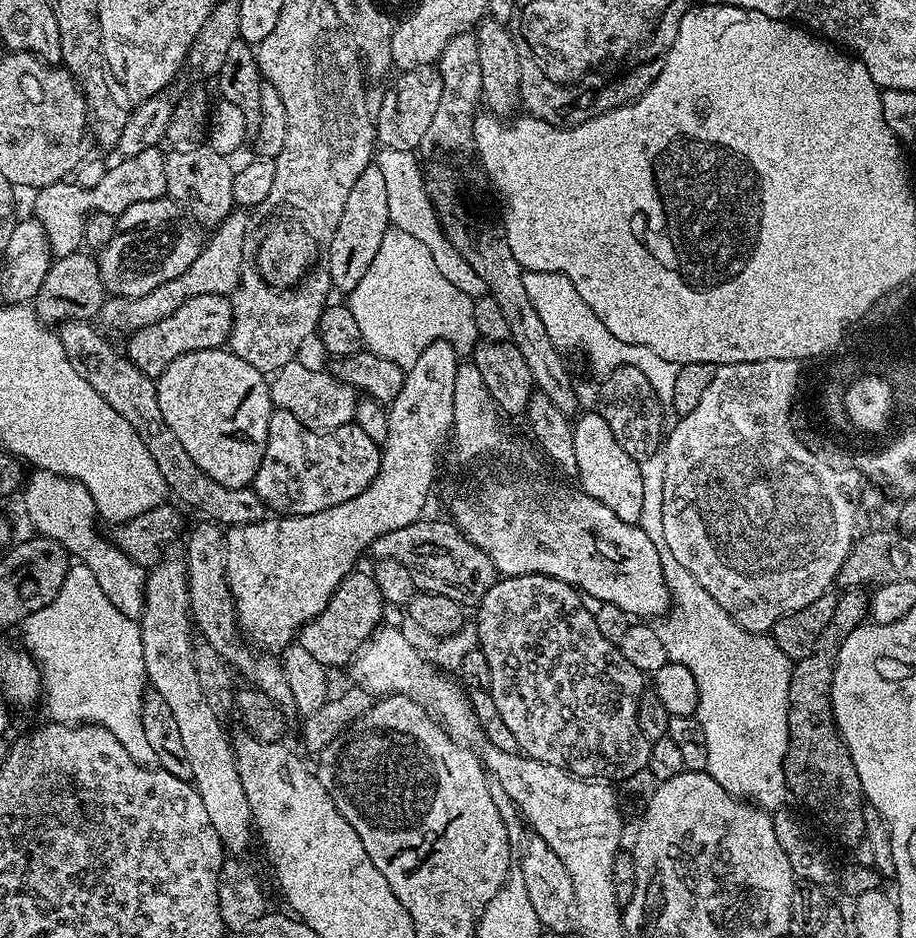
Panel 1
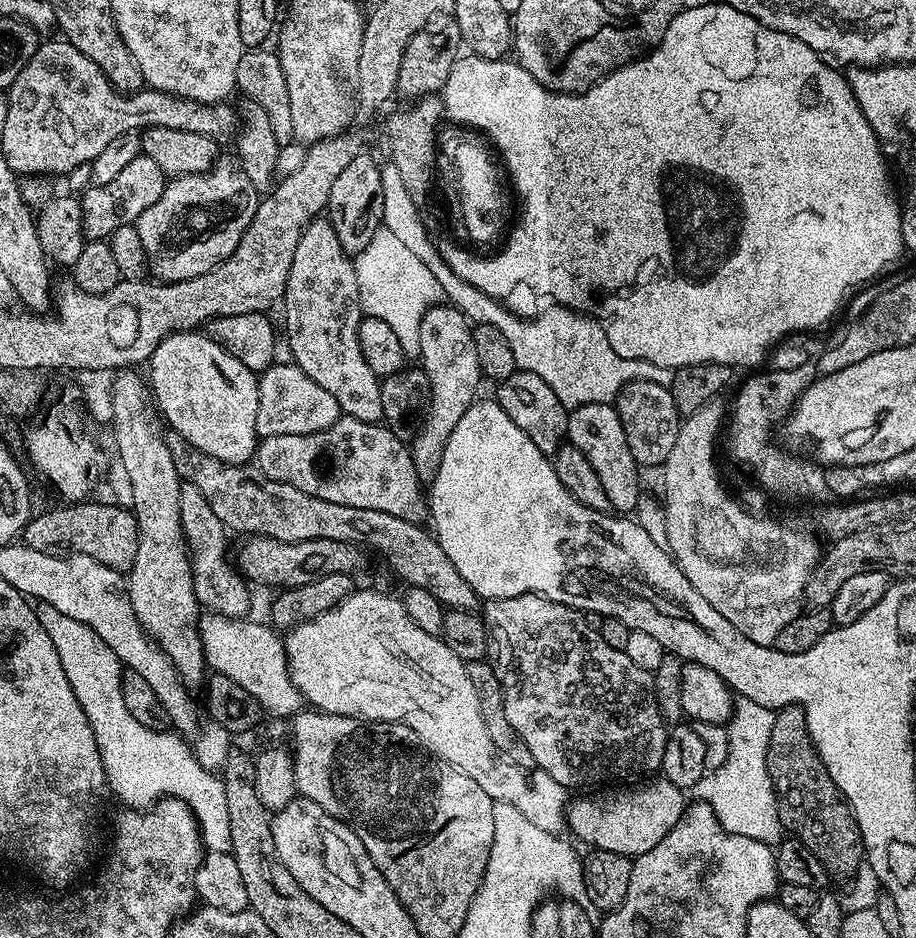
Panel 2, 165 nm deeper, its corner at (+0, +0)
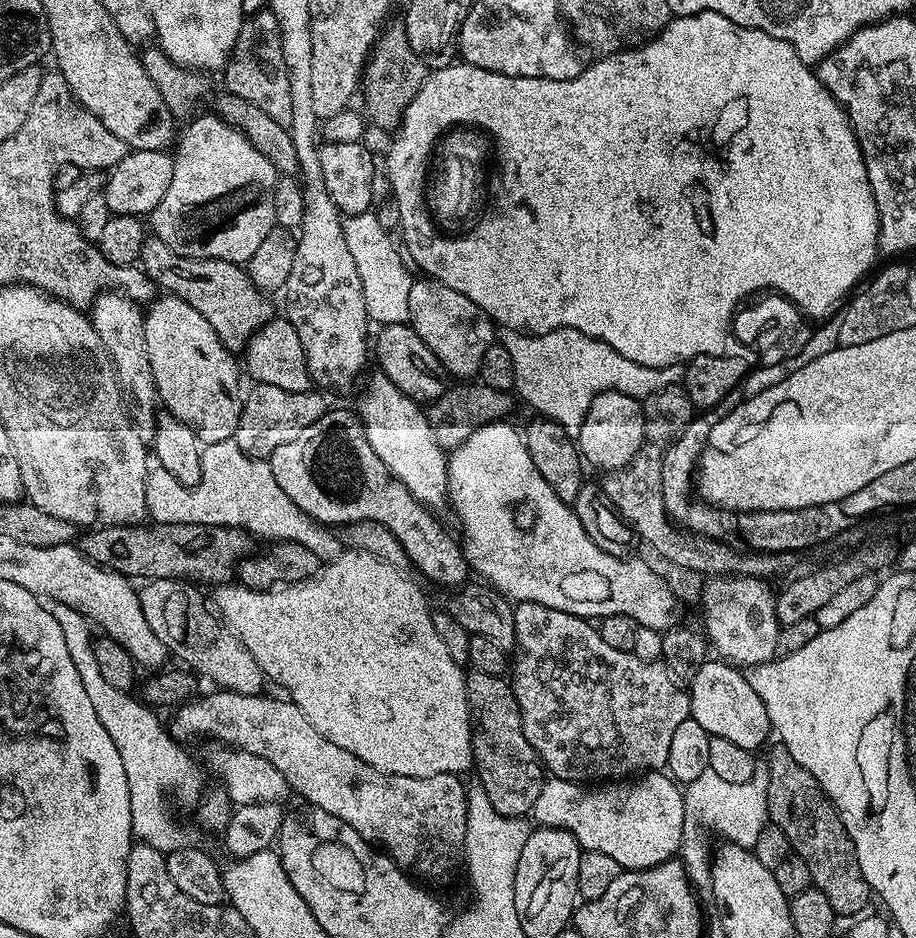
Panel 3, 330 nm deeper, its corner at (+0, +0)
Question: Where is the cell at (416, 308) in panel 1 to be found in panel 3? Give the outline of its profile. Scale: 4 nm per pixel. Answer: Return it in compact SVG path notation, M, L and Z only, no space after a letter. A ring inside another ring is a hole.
M372 210L354 214L343 221L346 250L358 266L358 278L362 278L362 294L366 298L369 321L377 325L406 324L410 310L410 286L414 276L408 272L400 257L401 249L392 241L393 235L381 227Z

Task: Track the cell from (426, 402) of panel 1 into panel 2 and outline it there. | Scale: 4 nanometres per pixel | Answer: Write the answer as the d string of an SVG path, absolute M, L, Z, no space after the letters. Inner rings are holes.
M441 302L436 304L422 318L422 330L420 331L420 354L419 363L424 369L428 379L428 397L426 407L423 409L424 421L416 432L416 437L410 440L410 451L412 461L416 463L416 473L420 475L421 481L431 481L436 475L438 466L442 462L442 454L454 426L458 426L458 418L466 414L466 410L477 399L476 391L480 388L482 377L478 366L478 354L474 351L474 338L472 337L473 325L470 321L455 308L452 304Z

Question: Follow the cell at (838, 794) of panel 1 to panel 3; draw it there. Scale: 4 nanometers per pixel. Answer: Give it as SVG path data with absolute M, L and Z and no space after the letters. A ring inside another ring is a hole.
M783 746L768 756L768 819L786 834L792 844L792 851L809 867L811 887L822 890L830 898L837 917L856 918L865 911L870 897L870 889L858 866L858 854L850 834L846 834L842 818L833 806L832 799L822 790L822 786Z

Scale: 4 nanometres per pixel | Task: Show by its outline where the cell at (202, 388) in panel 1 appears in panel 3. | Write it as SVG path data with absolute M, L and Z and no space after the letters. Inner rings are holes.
M160 294L147 305L144 312L144 333L146 334L146 354L150 356L150 370L154 374L156 395L159 403L174 418L178 418L205 445L231 440L235 437L242 407L240 376L236 373L238 360L228 347L214 334L214 326L194 310L182 298Z

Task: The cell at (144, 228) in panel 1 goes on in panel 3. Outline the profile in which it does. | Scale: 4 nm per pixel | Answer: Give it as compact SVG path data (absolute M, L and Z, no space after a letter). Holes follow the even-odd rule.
M200 116L175 141L174 178L162 202L150 213L151 231L174 254L199 260L225 260L247 265L266 234L277 227L274 190L278 173L270 158L260 153L237 128L220 116Z

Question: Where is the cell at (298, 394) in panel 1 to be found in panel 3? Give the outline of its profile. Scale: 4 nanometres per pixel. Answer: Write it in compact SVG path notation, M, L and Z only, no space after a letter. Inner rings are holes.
M256 384L252 389L247 389L242 400L240 421L236 427L234 439L246 455L254 459L268 460L278 446L286 446L286 442L294 442L306 426L314 426L318 418L322 418L329 411L327 404L316 390L306 392L290 392L278 390L278 386L269 384Z

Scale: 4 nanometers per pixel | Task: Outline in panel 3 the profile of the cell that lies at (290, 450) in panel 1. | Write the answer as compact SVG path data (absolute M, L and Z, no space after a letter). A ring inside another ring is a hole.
M333 407L325 412L314 426L306 426L294 442L286 442L286 446L278 446L270 457L270 463L274 478L277 479L278 486L286 492L286 496L295 506L306 513L310 519L325 526L347 526L350 524L361 524L369 520L378 522L398 538L402 550L408 555L409 563L432 584L441 584L448 590L456 590L469 579L470 569L468 560L464 556L464 549L461 541L456 540L435 520L433 509L414 498L406 486L392 473L374 454L374 446L370 446L370 438L366 438L364 425L360 423L360 417L355 411L347 412L344 408Z

